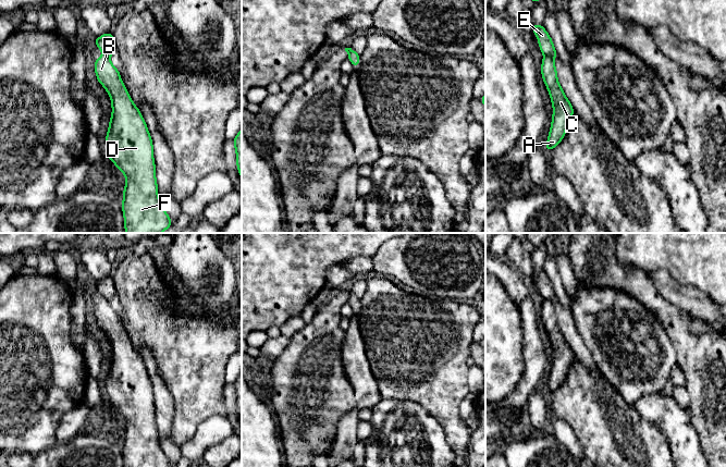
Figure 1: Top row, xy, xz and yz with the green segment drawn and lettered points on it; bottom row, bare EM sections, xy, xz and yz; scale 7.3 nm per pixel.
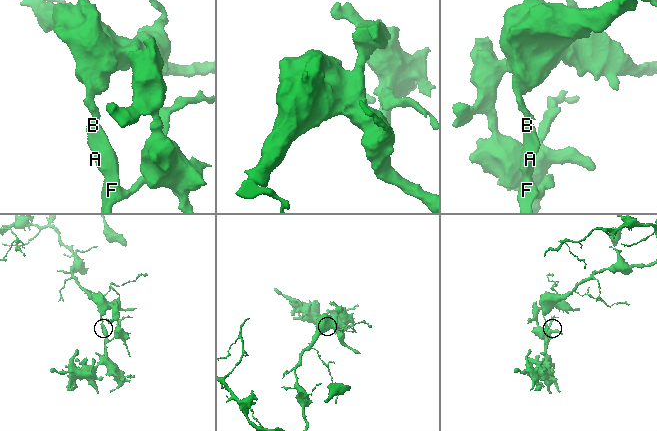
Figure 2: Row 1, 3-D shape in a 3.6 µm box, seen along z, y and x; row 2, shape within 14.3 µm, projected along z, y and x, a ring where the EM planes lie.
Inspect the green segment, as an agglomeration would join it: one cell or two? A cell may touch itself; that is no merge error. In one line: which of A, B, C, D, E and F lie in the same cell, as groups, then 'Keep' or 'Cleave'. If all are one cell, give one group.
Groups: A B C D F / E. Cleave

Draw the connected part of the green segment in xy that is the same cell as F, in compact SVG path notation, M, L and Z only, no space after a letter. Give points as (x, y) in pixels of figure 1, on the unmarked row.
M102 298L95 303L95 317L97 324L111 342L112 358L106 380L106 395L126 423L122 445L124 467L172 467L158 440L151 380L139 353L134 348L121 323L120 315Z

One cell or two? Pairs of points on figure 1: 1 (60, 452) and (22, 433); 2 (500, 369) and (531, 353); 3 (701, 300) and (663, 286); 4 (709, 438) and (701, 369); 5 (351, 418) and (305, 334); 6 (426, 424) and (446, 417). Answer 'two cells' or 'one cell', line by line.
1: two cells
2: two cells
3: one cell
4: one cell
5: two cells
6: two cells

